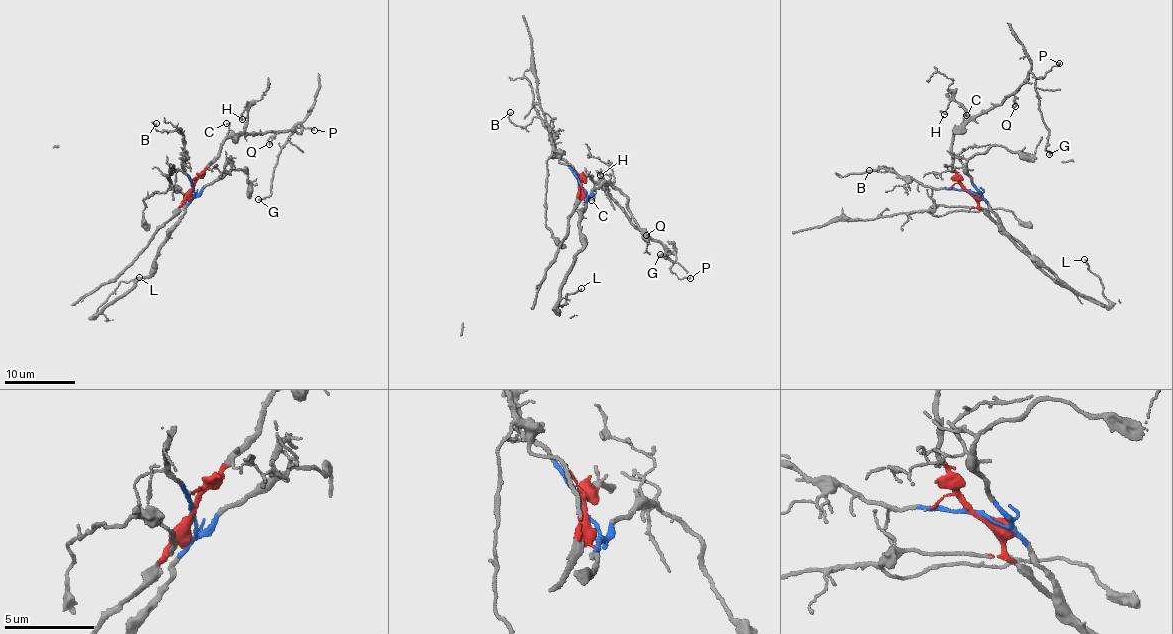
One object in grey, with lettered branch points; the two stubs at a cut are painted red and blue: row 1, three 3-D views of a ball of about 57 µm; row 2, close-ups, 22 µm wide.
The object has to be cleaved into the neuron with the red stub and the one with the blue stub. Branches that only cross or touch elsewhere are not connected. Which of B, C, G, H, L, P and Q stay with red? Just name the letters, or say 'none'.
C, G, H, P, Q

